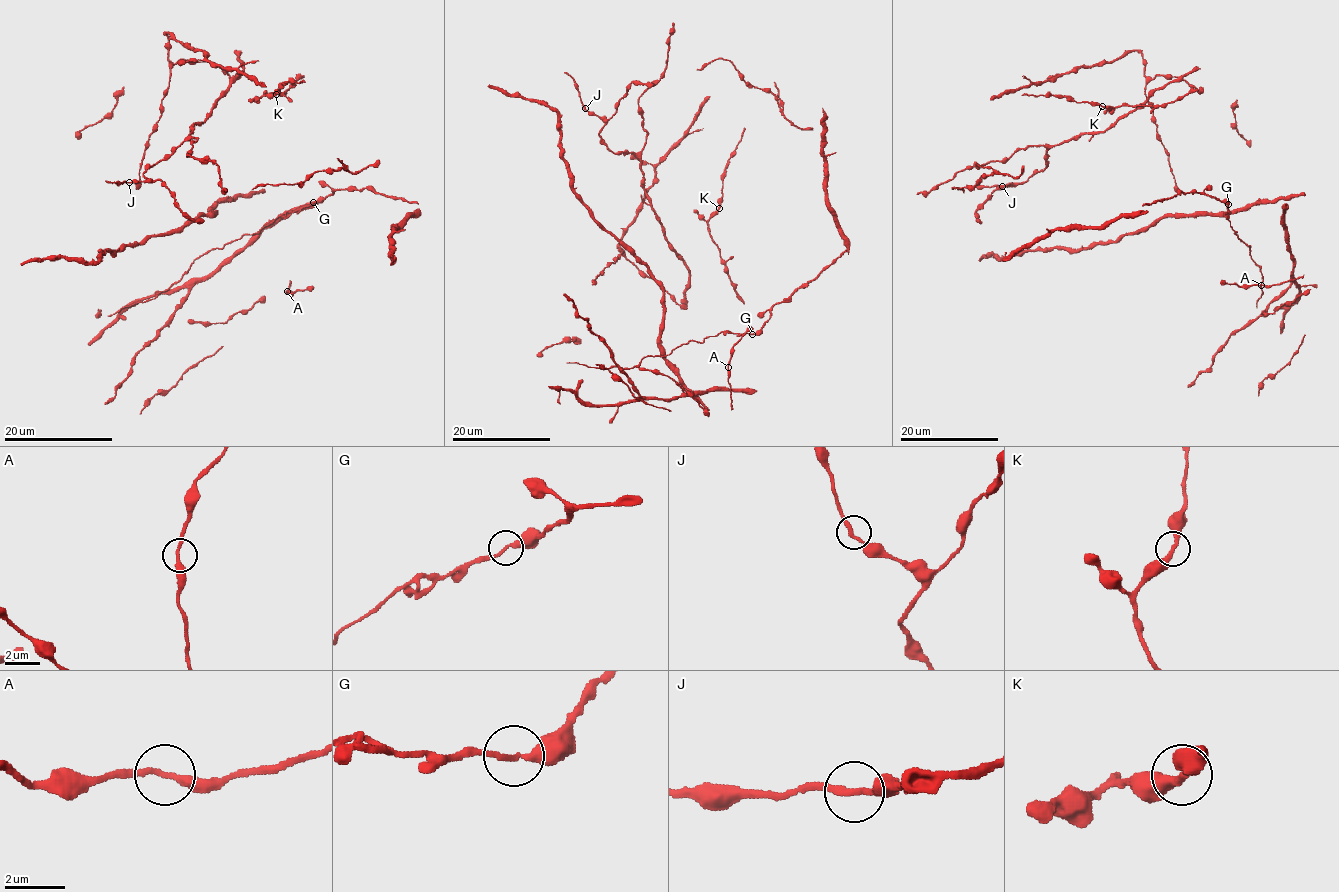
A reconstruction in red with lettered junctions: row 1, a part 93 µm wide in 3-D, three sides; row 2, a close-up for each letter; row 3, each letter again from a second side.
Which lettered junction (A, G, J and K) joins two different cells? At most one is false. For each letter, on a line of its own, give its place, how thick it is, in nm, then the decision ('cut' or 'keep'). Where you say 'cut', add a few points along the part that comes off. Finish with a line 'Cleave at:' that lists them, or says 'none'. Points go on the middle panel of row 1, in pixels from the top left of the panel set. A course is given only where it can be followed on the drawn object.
A: at (728, 367); 240 nm thick; keep
G: at (752, 334); 240 nm thick; cut; foreign part runs (752, 334), (720, 331), (701, 343), (689, 340), (668, 355), (646, 356), (631, 368), (567, 362)
J: at (585, 108); 200 nm thick; keep
K: at (719, 208); 280 nm thick; keep
Cleave at: G

